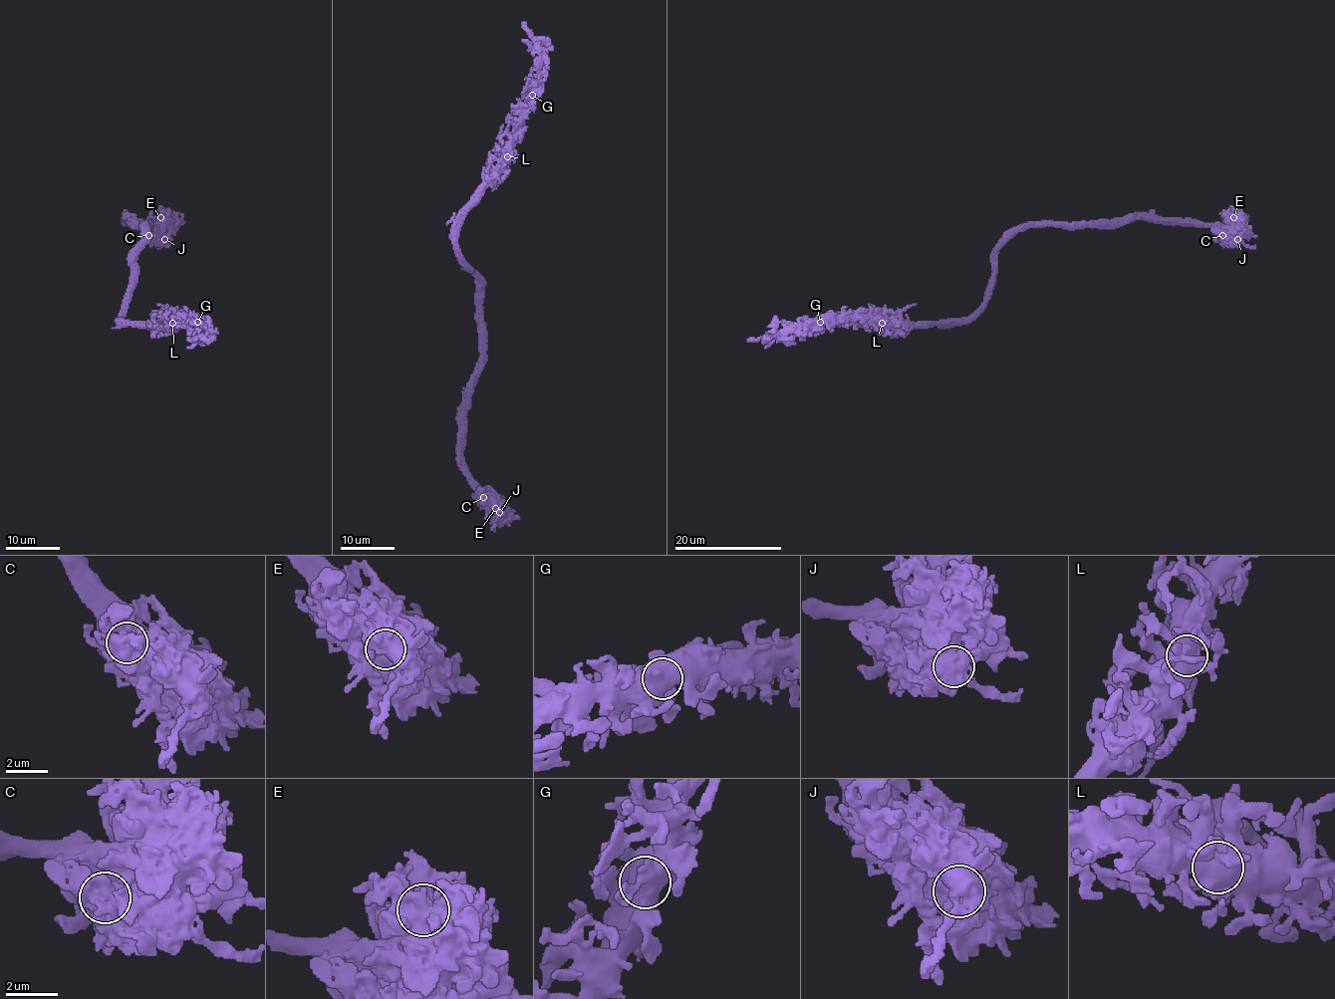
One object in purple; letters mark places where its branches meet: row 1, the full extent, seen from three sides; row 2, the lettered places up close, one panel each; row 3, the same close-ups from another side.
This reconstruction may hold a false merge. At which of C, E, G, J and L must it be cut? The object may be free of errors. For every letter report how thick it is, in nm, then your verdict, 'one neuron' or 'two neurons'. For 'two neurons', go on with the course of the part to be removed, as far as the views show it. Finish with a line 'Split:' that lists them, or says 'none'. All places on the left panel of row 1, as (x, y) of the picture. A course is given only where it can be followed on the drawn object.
C: calibre 650 nm; one neuron
E: calibre 700 nm; one neuron
G: calibre 700 nm; one neuron
J: calibre 750 nm; one neuron
L: calibre 750 nm; one neuron
Split: none

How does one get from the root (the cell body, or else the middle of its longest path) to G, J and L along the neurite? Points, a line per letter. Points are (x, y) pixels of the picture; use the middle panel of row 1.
G: (469, 270), (457, 250), (460, 211), (502, 161), (506, 145), (533, 95)
J: (469, 270), (480, 281), (480, 374), (470, 394), (469, 407), (462, 415), (462, 468), (480, 493), (499, 512)
L: (469, 270), (457, 250), (458, 216), (502, 171), (507, 156)

